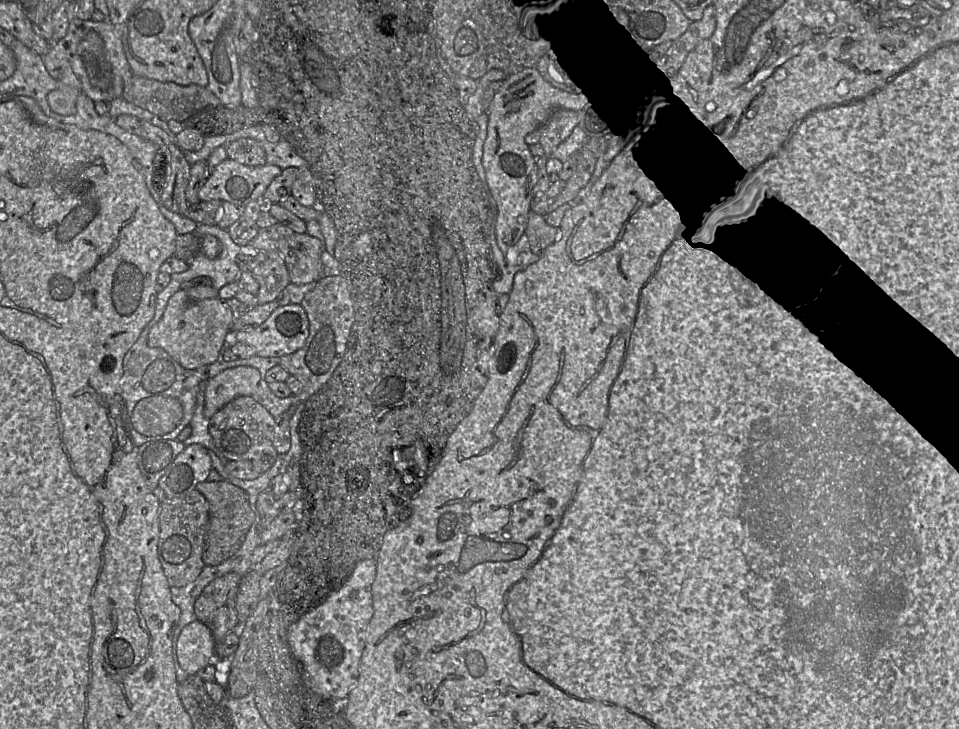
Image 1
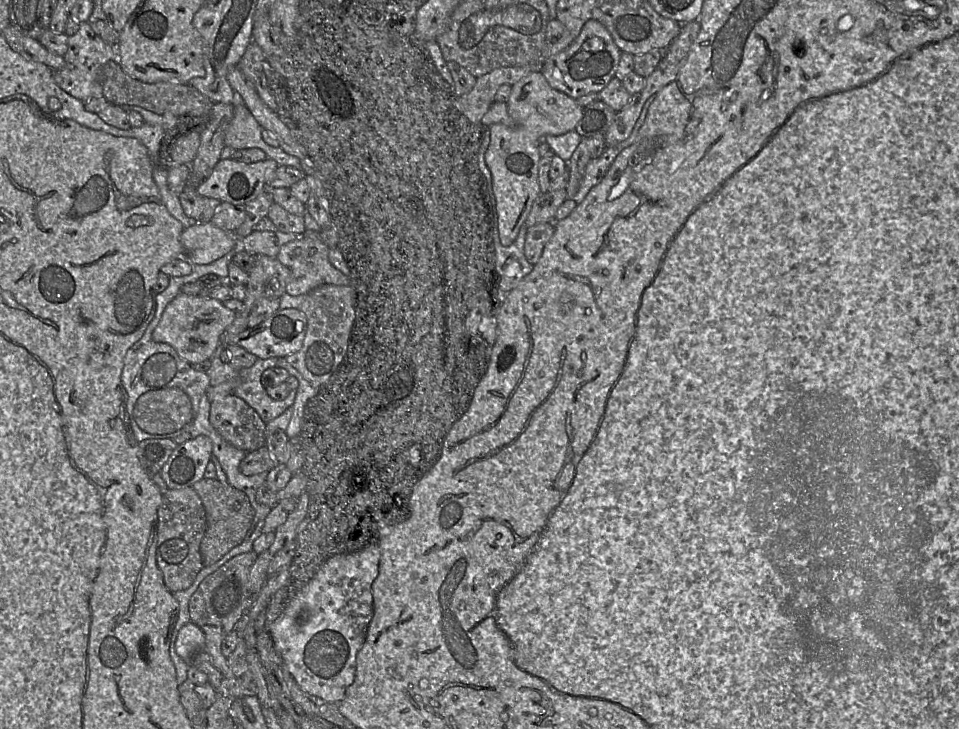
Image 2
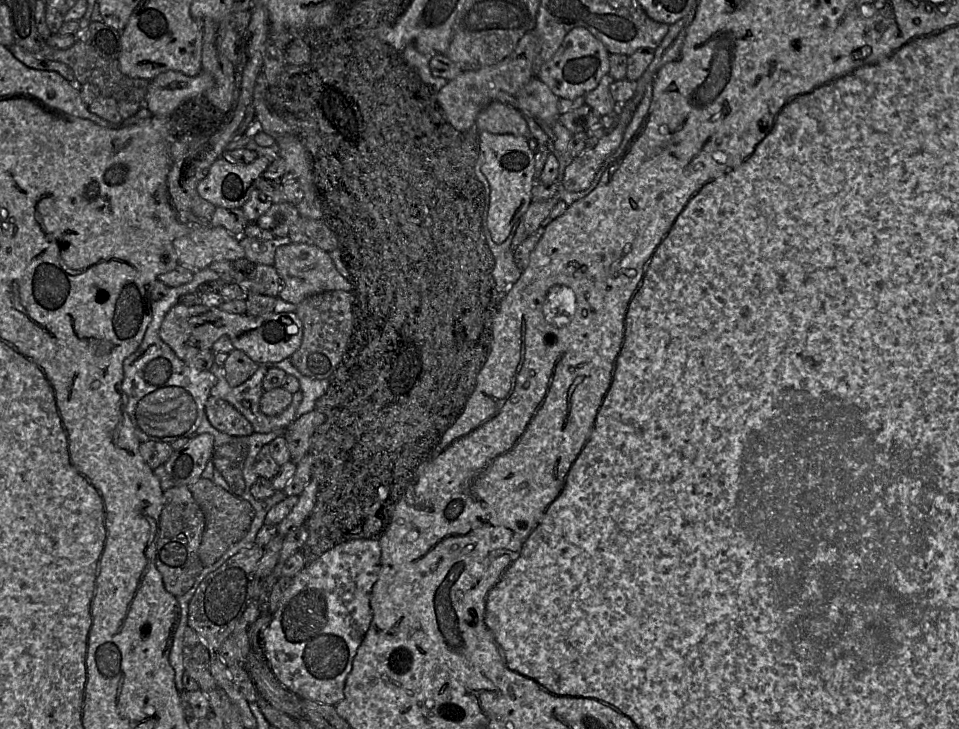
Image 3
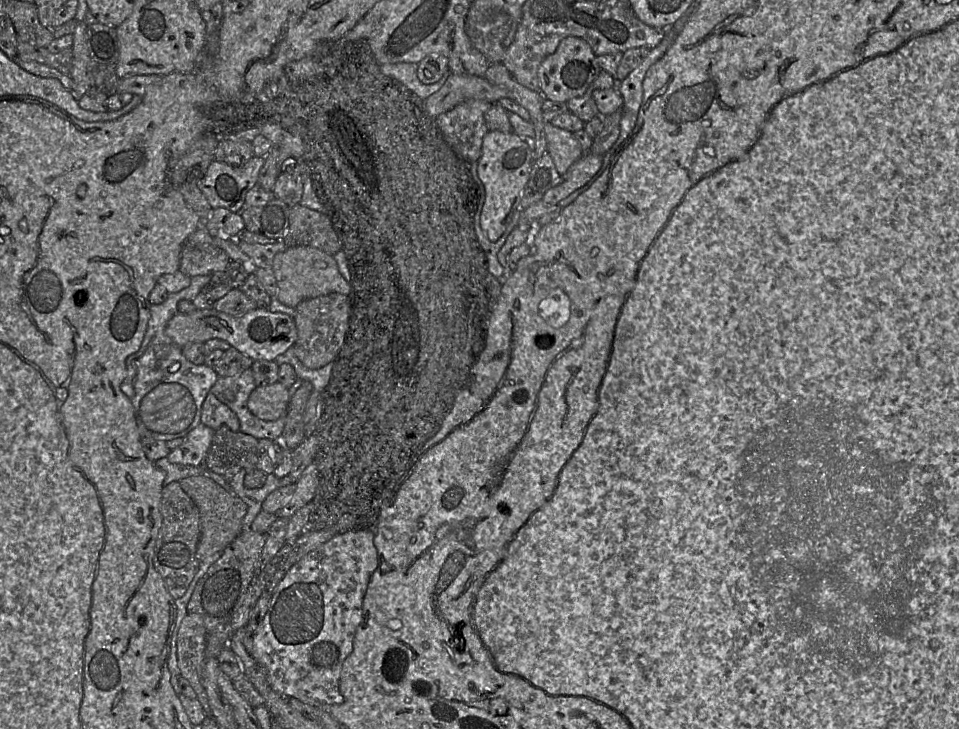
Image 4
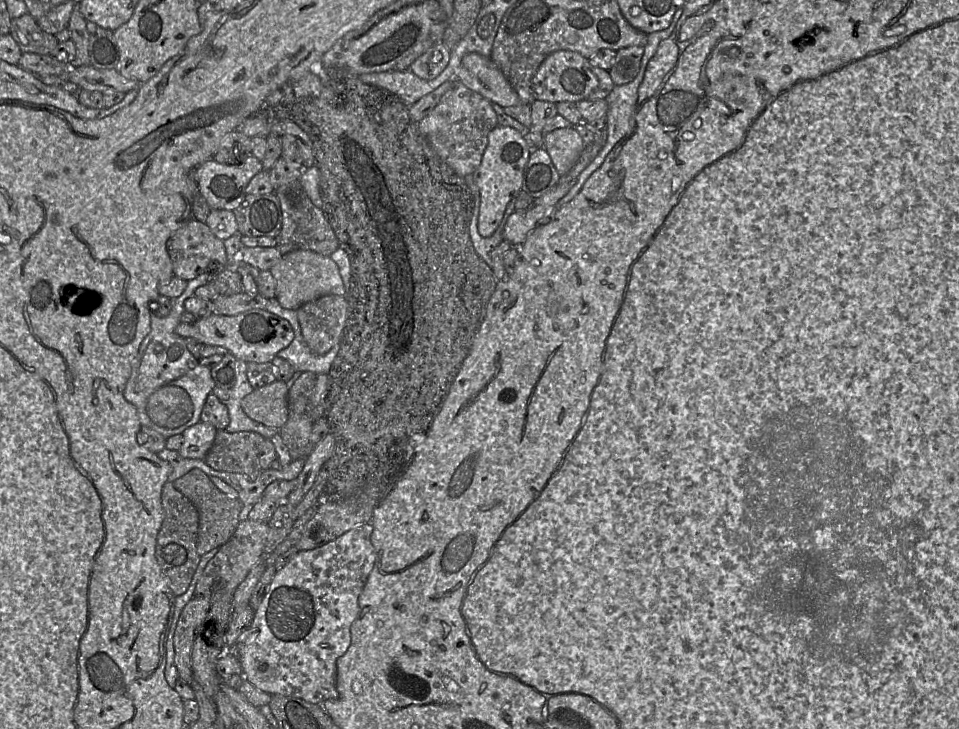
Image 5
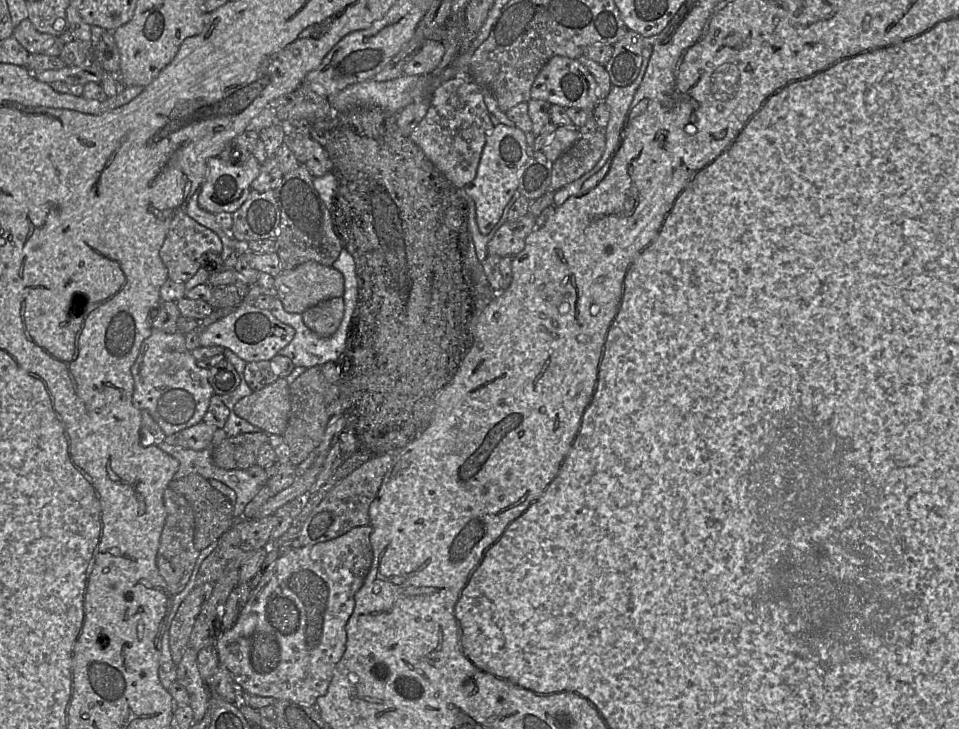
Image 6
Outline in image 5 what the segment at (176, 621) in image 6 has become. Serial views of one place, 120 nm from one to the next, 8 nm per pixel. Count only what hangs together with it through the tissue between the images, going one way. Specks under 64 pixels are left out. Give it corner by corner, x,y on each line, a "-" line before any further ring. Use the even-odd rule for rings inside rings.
193,597
184,607
174,632
174,662
179,678
191,685
194,680
192,670
192,649
196,629
207,617
211,602
204,597

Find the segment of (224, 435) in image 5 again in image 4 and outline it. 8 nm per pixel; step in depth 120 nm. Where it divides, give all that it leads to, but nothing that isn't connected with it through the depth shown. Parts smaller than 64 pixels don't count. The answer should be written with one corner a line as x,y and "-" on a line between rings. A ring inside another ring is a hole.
222,426
215,430
204,466
227,482
243,469
246,471
245,487
260,488
267,480
267,474
258,468
257,448
255,437

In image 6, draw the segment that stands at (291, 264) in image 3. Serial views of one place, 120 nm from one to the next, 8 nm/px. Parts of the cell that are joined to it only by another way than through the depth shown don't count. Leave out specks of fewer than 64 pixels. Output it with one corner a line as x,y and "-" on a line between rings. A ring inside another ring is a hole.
314,261
305,262
294,269
282,270
275,277
277,298
289,313
302,314
321,301
343,297
344,277
333,266

